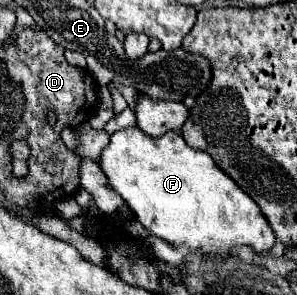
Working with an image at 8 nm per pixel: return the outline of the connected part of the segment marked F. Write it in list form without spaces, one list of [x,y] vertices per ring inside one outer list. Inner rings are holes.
[[[124,128],[110,136],[108,146],[100,154],[100,170],[108,178],[108,188],[122,196],[128,208],[134,212],[136,220],[152,234],[172,246],[184,246],[190,252],[200,252],[204,256],[230,256],[232,246],[248,244],[254,252],[266,252],[274,246],[274,230],[264,218],[260,206],[244,192],[216,162],[212,156],[190,148],[180,132],[168,132],[160,138],[150,138],[142,134],[140,128]]]

